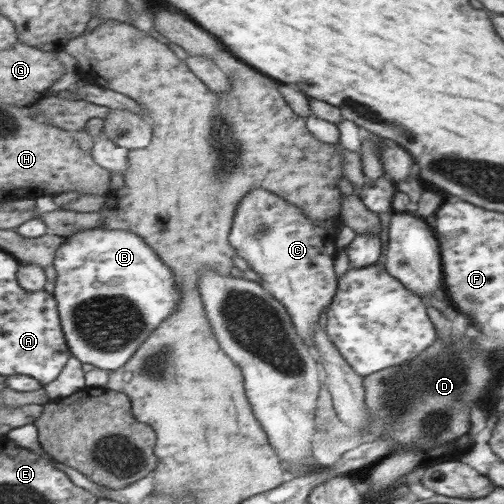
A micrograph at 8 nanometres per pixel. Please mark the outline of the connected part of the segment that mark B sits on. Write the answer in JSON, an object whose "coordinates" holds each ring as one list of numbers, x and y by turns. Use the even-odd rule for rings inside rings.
{"coordinates":[[88,228,62,237,64,242,56,249,52,270,55,272,54,300,57,302,61,332,65,336,69,352,81,362,104,371,115,371,129,362,128,358,149,332,171,312,179,300,173,288,173,276,165,268,153,250,149,250,141,238,119,230,103,231]]}

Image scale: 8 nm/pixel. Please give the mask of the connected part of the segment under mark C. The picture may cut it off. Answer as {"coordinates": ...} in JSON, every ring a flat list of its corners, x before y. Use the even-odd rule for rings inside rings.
{"coordinates":[[261,188,249,190,235,207,235,218,229,233,230,245,259,276,259,284,289,313,297,335,311,350,311,335,315,331,317,318,321,310,329,305,335,292,334,240,334,234,323,227,315,226,313,236,313,222,301,209]]}

